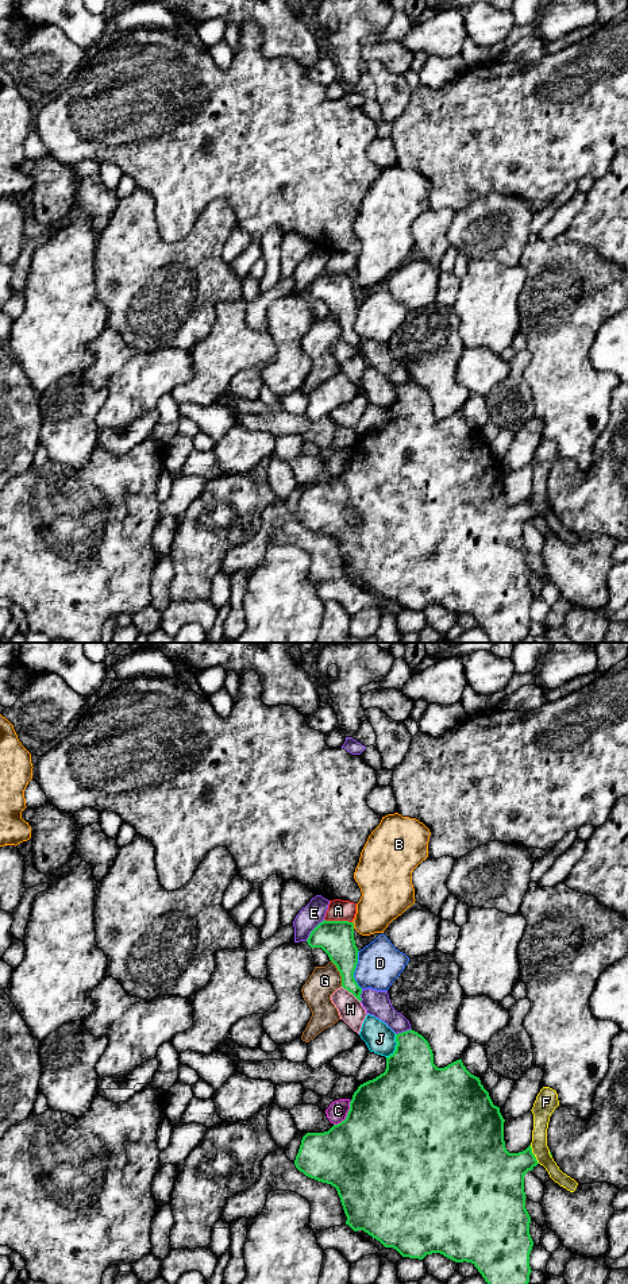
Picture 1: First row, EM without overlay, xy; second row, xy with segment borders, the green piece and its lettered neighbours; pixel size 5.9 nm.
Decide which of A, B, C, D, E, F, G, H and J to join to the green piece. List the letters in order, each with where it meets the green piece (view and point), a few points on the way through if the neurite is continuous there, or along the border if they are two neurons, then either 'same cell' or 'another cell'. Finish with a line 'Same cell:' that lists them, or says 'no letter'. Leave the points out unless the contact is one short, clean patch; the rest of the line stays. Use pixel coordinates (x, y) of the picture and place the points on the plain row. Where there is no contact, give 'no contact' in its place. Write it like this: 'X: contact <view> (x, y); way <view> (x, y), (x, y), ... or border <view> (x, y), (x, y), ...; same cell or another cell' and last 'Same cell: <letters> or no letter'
A: contact xy (338, 273); border xy (324, 270), (347, 272), (351, 274); another cell
B: contact xy (353, 277); another cell
C: contact xy (347, 467); another cell
D: contact xy (354, 322); border xy (358, 303), (354, 332), (362, 340); another cell
E: contact xy (314, 281); another cell
F: contact xy (534, 506); another cell
G: contact xy (341, 326); another cell
H: contact xy (351, 344); another cell
J: contact xy (396, 398); another cell
Same cell: no letter

